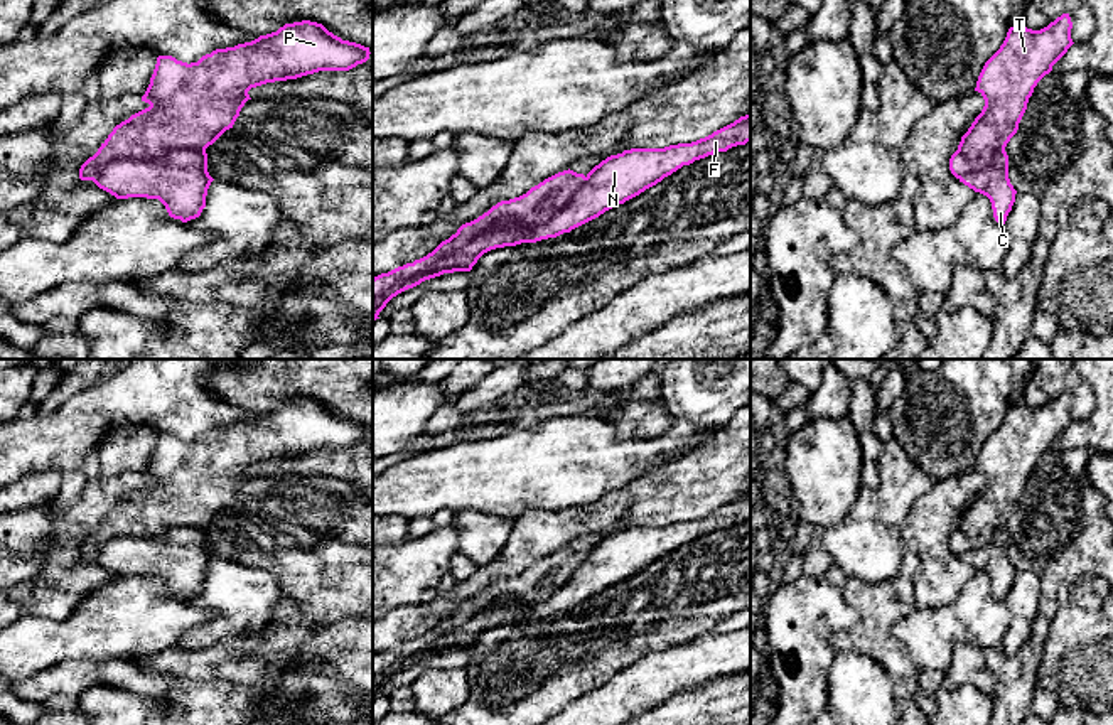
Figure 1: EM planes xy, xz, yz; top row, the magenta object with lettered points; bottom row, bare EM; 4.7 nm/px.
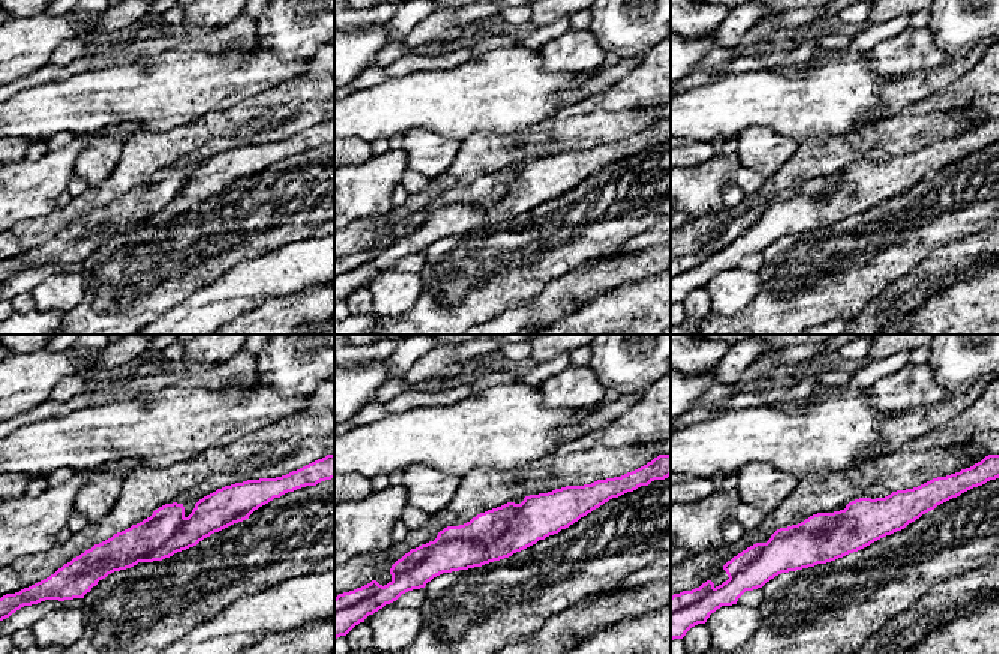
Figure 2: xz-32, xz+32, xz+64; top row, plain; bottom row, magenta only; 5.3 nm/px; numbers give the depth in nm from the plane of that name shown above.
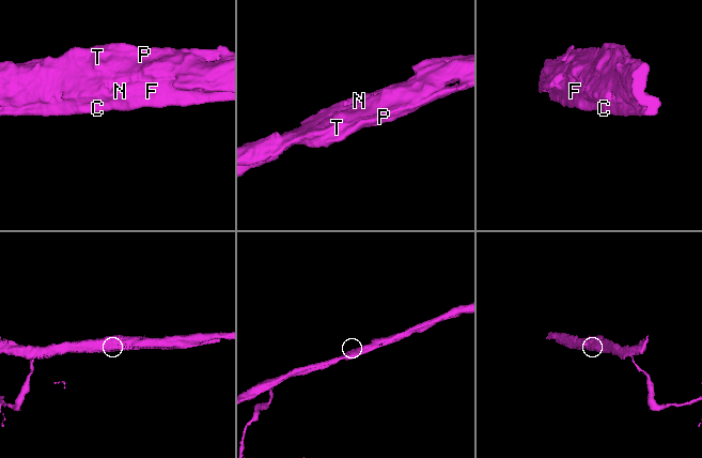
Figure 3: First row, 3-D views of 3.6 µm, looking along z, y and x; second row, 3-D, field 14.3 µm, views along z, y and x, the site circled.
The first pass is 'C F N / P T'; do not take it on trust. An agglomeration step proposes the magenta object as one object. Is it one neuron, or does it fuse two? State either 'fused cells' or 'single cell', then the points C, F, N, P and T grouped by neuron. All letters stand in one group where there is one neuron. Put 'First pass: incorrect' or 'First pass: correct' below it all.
single cell; C F N P T
First pass: incorrect

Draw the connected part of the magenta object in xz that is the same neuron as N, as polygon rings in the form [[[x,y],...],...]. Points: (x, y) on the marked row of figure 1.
[[[750,115],[740,116],[734,123],[691,143],[678,143],[664,148],[624,150],[622,153],[610,155],[602,160],[587,175],[577,174],[570,169],[558,172],[531,187],[526,194],[509,201],[501,201],[477,219],[462,224],[455,234],[442,241],[427,256],[374,277],[373,322],[379,319],[379,312],[393,297],[420,285],[425,280],[440,277],[444,273],[470,271],[484,253],[496,248],[536,243],[570,233],[572,229],[599,218],[605,211],[639,196],[683,165],[690,165],[695,160],[705,158],[717,152],[727,152],[737,145],[745,145],[747,142],[750,142]]]

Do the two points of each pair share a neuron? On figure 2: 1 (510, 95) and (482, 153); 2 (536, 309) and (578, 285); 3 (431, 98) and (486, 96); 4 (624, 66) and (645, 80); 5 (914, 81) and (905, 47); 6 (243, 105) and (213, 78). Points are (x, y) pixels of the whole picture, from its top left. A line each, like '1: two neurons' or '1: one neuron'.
1: two neurons
2: one neuron
3: one neuron
4: two neurons
5: two neurons
6: two neurons

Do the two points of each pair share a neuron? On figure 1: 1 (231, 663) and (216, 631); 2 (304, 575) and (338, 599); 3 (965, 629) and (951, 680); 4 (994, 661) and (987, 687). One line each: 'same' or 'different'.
1: different
2: same
3: different
4: different

